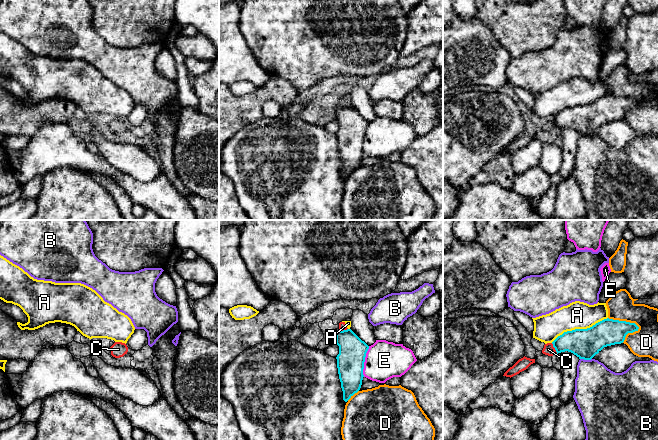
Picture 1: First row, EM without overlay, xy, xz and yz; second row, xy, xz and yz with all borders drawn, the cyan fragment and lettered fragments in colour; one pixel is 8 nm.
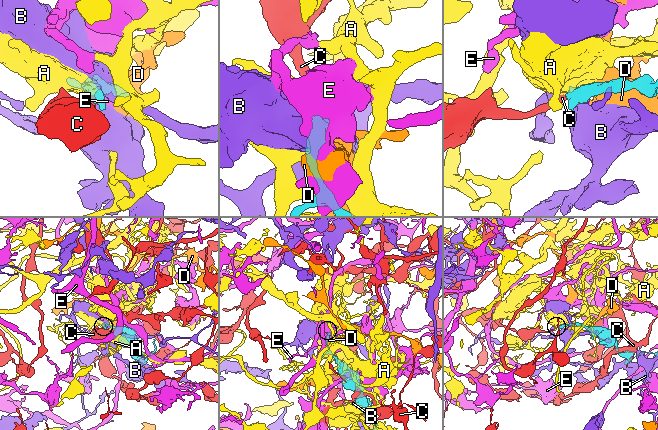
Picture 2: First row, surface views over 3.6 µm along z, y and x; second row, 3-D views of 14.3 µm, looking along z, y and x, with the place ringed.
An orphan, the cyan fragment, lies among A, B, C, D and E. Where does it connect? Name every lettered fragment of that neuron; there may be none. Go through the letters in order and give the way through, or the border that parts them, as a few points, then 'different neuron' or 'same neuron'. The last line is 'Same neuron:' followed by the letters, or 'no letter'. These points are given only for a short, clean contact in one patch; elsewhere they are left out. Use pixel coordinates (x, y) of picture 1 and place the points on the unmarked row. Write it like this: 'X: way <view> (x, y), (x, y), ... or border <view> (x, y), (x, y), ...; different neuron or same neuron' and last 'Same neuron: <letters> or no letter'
A: different neuron
B: different neuron
C: way yz (584, 119), (562, 119), (554, 123), (548, 125); same neuron
D: different neuron
E: border xz (369, 122), (366, 128), (363, 152); different neuron
Same neuron: C

